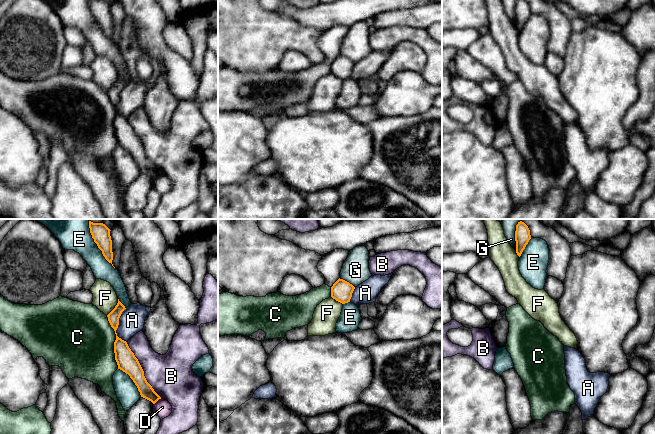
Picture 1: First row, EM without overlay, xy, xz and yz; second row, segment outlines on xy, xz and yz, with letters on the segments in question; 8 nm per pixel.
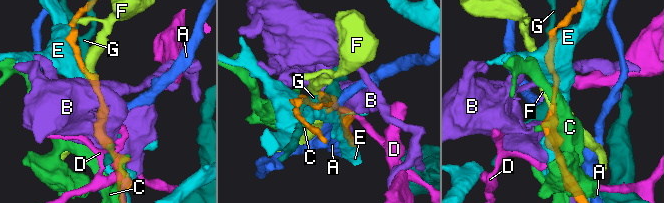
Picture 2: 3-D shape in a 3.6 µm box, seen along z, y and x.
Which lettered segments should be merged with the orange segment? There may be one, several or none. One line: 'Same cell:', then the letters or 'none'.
Same cell: none

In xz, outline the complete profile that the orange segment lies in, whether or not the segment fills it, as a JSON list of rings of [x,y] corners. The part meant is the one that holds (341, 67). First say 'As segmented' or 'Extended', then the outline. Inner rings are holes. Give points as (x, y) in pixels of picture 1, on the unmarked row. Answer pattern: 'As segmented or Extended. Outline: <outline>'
As segmented. Outline: [[[339,54],[331,63],[331,73],[342,80],[348,79],[354,65],[352,60]]]

